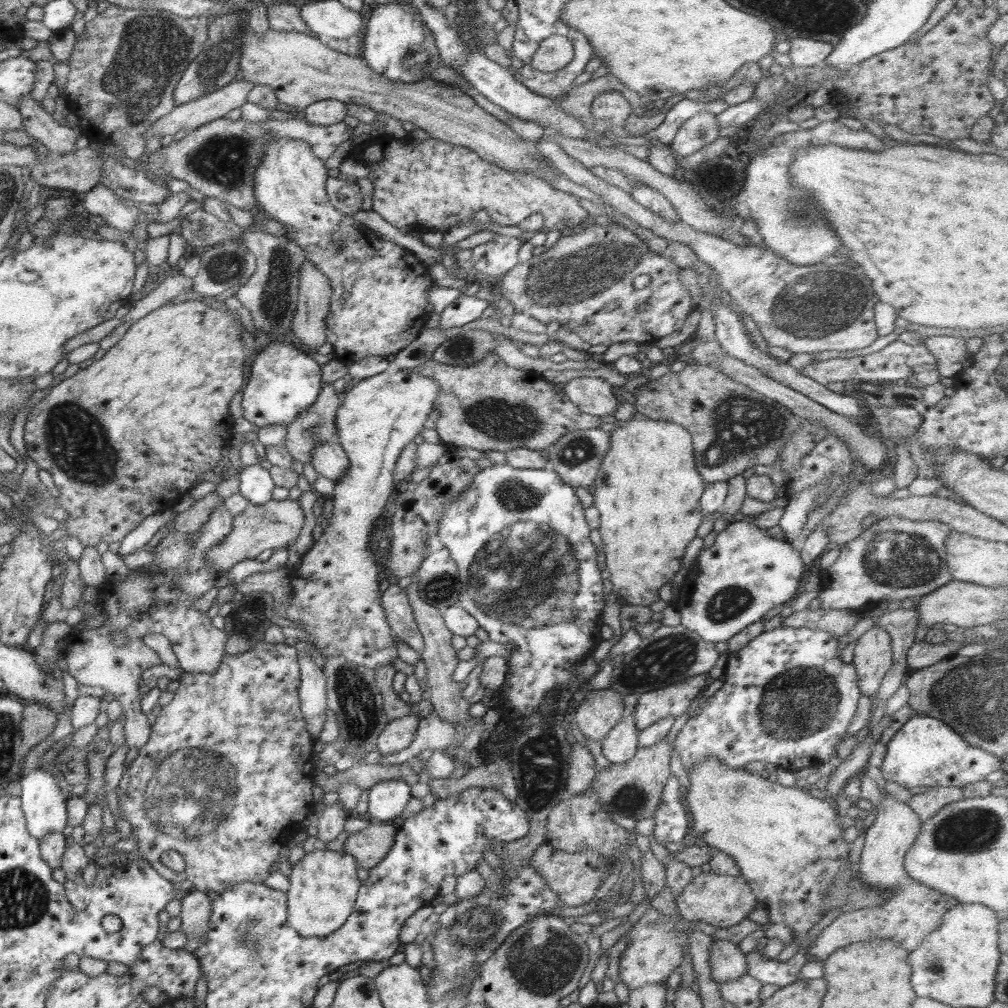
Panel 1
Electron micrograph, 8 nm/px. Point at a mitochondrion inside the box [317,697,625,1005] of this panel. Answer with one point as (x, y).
(542, 963)

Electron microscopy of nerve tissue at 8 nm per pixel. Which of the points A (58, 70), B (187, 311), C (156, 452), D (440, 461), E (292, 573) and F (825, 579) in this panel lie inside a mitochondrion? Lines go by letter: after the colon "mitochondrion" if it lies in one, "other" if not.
A: other
B: other
C: other
D: other
E: other
F: other

